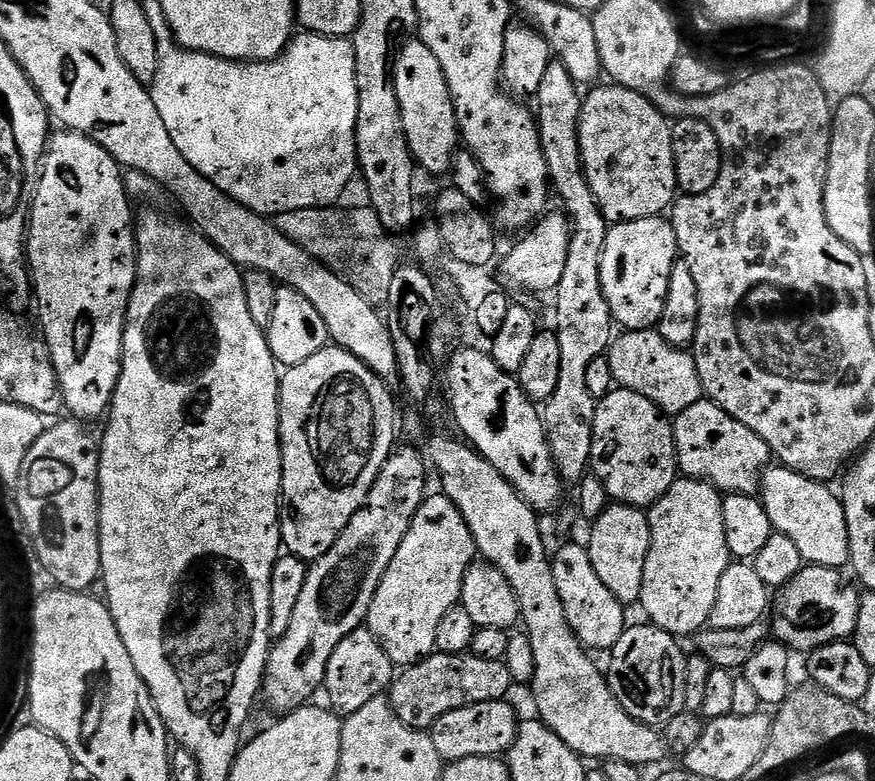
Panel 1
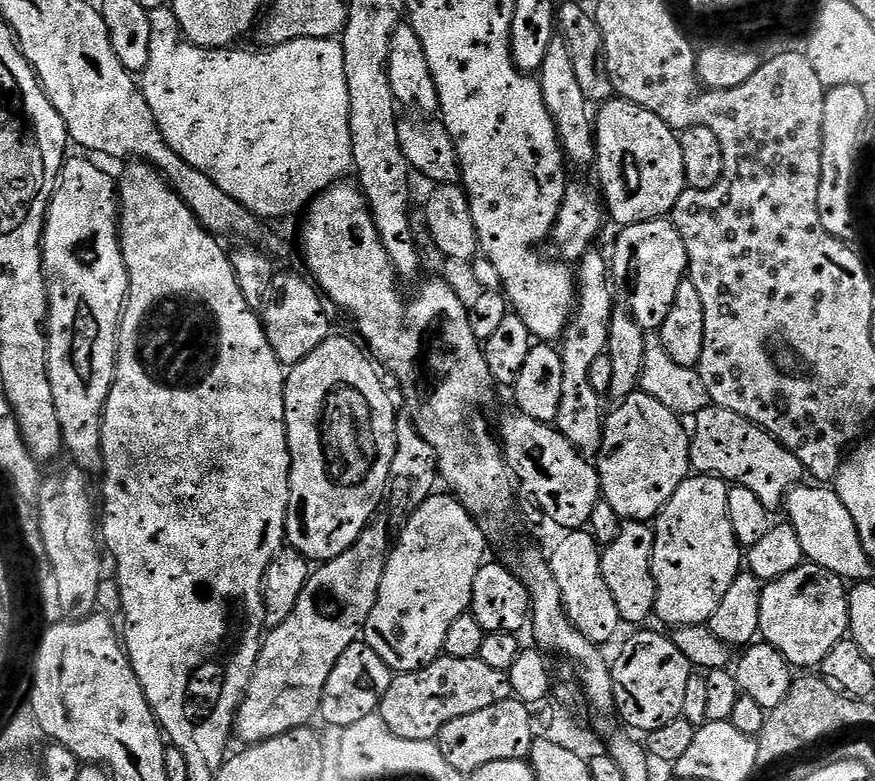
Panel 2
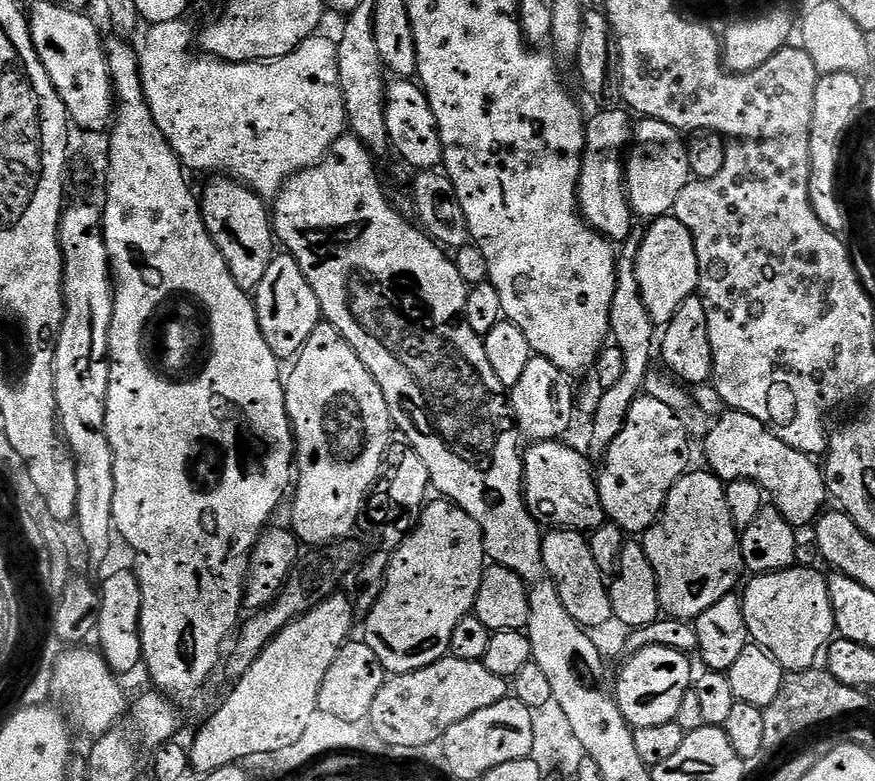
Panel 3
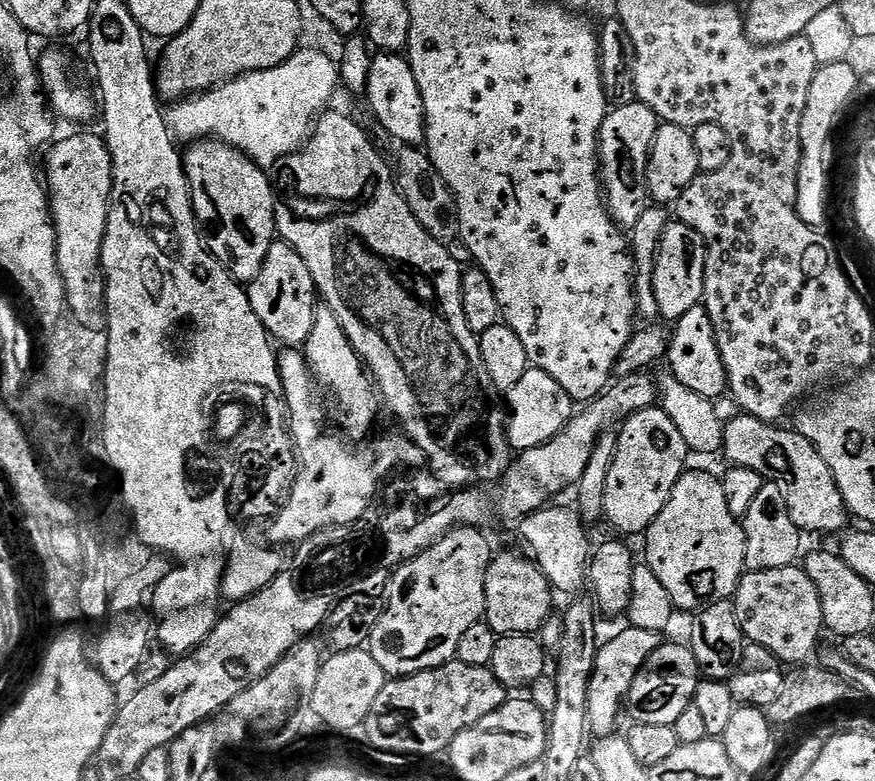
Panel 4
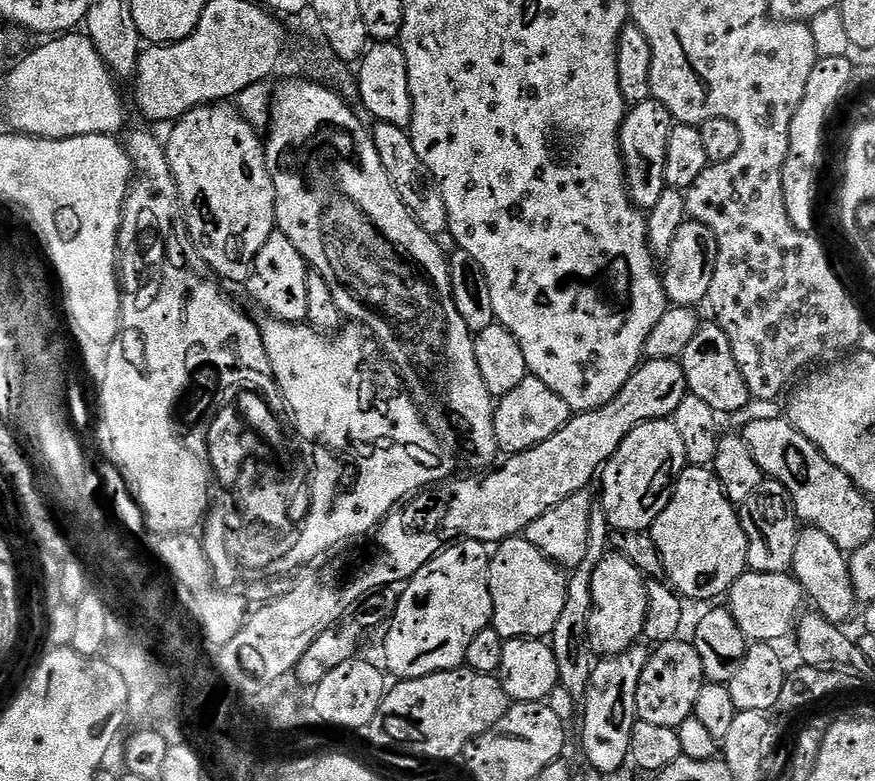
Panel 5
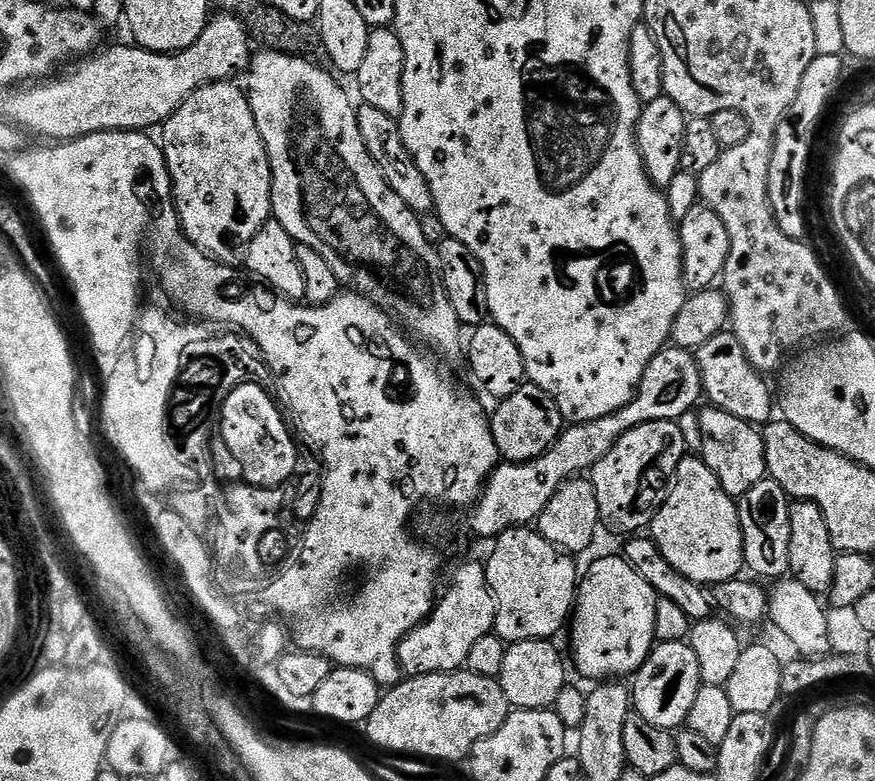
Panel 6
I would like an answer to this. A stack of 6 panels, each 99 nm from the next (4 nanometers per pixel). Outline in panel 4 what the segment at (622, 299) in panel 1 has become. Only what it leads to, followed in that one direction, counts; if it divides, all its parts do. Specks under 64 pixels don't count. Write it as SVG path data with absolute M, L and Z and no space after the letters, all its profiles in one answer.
M670 222L660 239L656 265L654 266L654 298L658 298L658 310L665 321L675 322L686 314L686 310L694 310L704 299L704 275L706 274L706 246L704 240L690 226L679 222Z

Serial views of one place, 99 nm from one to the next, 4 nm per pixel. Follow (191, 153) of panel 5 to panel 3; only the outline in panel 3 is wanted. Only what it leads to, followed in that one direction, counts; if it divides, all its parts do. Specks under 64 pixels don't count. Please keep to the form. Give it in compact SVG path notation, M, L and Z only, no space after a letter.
M223 174L217 175L204 188L204 196L199 197L200 213L204 215L204 225L210 238L218 246L222 258L226 258L226 266L230 266L230 274L234 274L234 282L242 286L249 294L255 293L262 282L266 270L270 270L270 262L274 255L274 225L270 208L265 197Z

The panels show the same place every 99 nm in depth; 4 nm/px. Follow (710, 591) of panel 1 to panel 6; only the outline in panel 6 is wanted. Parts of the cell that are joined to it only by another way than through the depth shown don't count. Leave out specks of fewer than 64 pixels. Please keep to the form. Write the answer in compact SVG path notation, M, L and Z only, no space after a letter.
M688 454L682 462L678 462L678 470L670 485L666 502L652 519L650 536L659 546L666 562L670 562L670 566L674 566L678 574L701 586L715 586L727 580L737 579L745 571L744 535L737 501L720 489L718 478L714 478L714 474L704 465L699 455Z

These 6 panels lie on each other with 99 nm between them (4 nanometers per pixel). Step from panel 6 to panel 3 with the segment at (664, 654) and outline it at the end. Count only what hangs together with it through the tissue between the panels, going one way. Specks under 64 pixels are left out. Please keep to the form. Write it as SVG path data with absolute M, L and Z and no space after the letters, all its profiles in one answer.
M657 644L633 652L627 658L629 660L625 662L614 687L616 704L625 722L638 729L642 726L662 726L662 722L675 720L682 698L686 698L694 684L694 671L688 661L691 659L683 652Z

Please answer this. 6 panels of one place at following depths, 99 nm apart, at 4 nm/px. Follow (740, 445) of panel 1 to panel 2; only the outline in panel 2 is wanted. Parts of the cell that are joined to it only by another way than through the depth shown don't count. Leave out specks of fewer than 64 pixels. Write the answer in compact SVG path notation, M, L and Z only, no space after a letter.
M709 406L695 413L694 420L696 420L696 425L690 428L688 441L693 473L718 476L729 485L750 490L756 495L758 502L762 502L762 506L766 506L769 510L779 509L784 503L788 489L799 485L803 481L800 479L805 479L806 473L802 462L798 462L798 458L794 458L790 450L786 450L769 432L762 430L754 422L734 414L734 410Z

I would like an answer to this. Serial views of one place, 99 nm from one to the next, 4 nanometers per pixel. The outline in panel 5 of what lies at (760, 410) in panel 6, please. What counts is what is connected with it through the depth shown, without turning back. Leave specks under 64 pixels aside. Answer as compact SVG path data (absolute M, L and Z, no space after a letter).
M715 322L701 323L696 329L694 338L686 342L686 346L678 357L682 374L686 378L689 393L702 399L717 414L734 414L749 402L748 387L742 382L742 374L738 364L734 362L733 351L730 350L729 339Z

